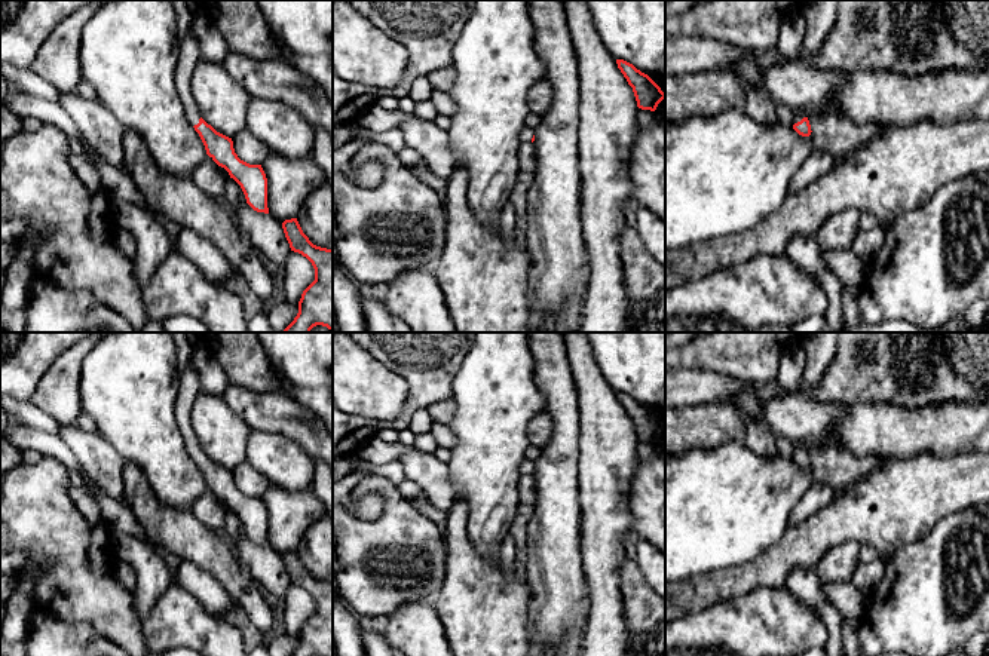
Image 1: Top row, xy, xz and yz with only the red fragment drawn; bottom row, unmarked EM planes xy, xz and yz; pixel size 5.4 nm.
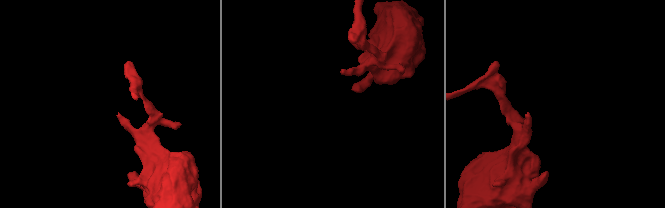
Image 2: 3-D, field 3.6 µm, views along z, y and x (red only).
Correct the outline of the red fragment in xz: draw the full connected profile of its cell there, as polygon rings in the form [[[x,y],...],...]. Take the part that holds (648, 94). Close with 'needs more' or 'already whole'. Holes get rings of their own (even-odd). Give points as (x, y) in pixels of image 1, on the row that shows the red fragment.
[[[616,59],[618,68],[633,88],[637,107],[642,110],[655,111],[658,104],[665,98],[665,92],[644,73],[637,70],[633,64]]] | already whole

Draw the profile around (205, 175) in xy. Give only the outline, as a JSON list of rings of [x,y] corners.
[[[205,156],[203,162],[195,168],[190,178],[206,194],[214,199],[223,200],[226,191],[226,180],[218,172],[218,165]]]

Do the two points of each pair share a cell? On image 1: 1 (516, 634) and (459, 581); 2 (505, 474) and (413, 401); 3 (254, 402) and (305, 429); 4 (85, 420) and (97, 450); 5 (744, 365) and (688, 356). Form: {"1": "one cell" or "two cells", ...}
{"1": "one cell", "2": "two cells", "3": "one cell", "4": "two cells", "5": "one cell"}

